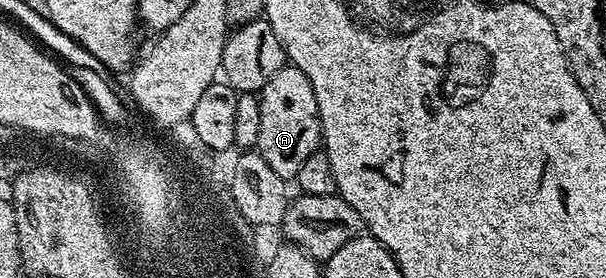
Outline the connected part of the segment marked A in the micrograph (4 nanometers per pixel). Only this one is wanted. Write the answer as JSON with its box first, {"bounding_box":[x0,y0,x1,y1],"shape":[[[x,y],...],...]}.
{"bounding_box":[256,63,322,180],"shape":[[[288,63],[265,81],[258,98],[256,151],[281,180],[293,180],[308,156],[319,150],[322,141],[312,84],[300,68]]]}

